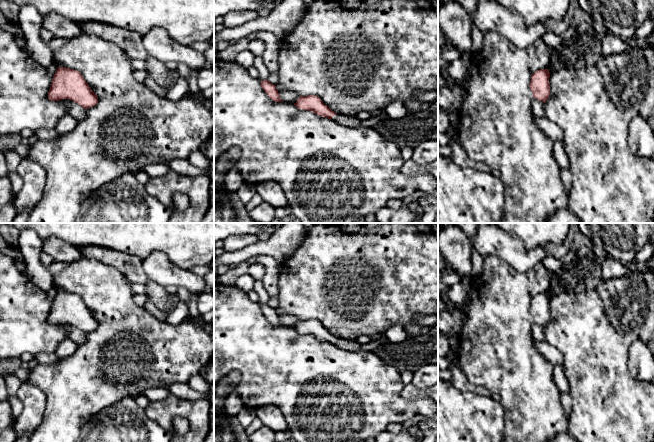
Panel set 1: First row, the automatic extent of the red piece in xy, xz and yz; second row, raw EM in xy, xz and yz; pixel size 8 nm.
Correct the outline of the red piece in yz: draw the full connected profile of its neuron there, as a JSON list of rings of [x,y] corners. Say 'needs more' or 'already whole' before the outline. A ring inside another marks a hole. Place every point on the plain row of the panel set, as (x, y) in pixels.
needs more | [[[548,293],[537,294],[531,300],[529,311],[534,321],[532,325],[532,335],[535,341],[546,341],[543,330],[550,319],[549,302],[550,296]]]

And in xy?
needs more | [[[65,291],[57,292],[48,322],[65,330],[68,338],[77,345],[86,341],[86,333],[98,327],[97,319],[91,314],[81,297]]]

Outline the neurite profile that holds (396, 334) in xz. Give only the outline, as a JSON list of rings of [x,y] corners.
[[[397,324],[385,332],[389,343],[401,343],[408,338],[408,330],[401,324]]]

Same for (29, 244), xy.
[[[33,230],[20,232],[18,249],[24,257],[25,273],[41,290],[48,292],[54,287],[54,280],[41,262],[42,244],[42,239]]]

